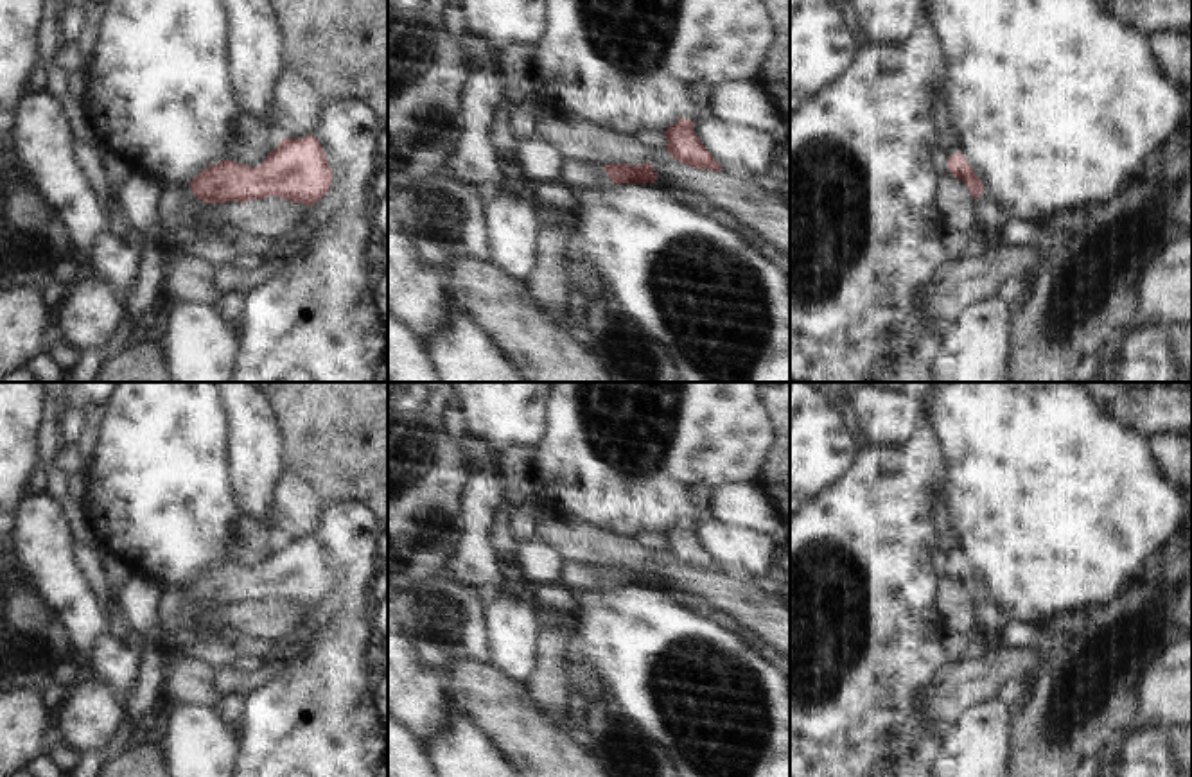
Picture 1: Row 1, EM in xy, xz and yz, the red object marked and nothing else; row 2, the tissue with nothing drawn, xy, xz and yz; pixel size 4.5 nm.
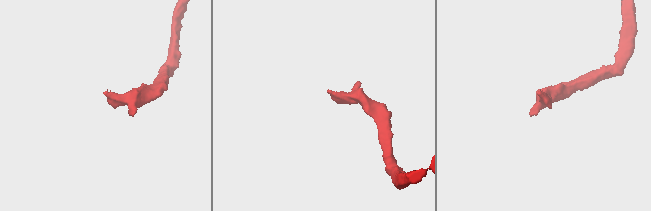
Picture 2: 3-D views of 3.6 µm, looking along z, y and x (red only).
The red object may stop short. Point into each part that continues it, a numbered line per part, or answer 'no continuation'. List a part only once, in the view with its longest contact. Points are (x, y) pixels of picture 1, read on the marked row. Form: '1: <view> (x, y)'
1: xy (176, 207)

